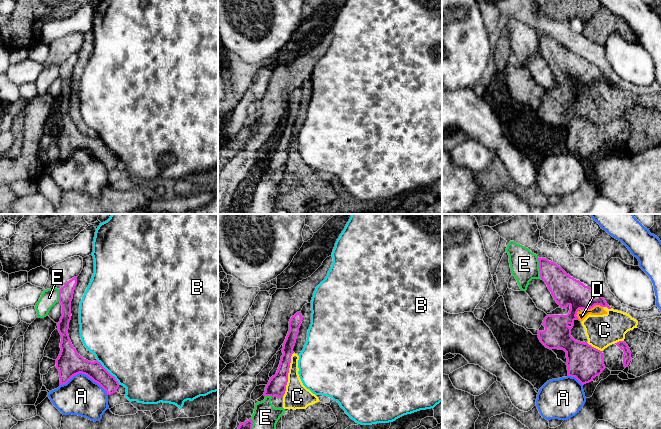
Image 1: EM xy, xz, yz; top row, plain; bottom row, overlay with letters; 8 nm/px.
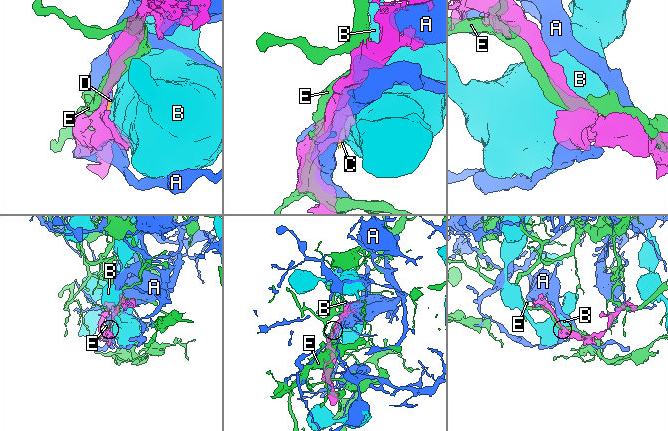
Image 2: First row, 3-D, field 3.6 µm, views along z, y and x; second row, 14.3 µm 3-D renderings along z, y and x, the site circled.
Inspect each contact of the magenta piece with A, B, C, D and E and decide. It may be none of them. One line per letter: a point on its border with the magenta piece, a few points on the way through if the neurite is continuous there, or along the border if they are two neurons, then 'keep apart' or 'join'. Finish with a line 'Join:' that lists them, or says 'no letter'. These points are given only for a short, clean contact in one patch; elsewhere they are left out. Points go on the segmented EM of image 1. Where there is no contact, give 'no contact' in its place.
A: contact xy (84, 373); keep apart
B: contact xy (108, 372); keep apart
C: contact xz (287, 374); border xz (293, 352), (290, 358), (288, 381), (283, 396); keep apart
D: contact yz (591, 307); border yz (602, 306), (595, 305), (587, 309), (580, 309); keep apart
E: contact yz (539, 267); keep apart
Join: no letter

